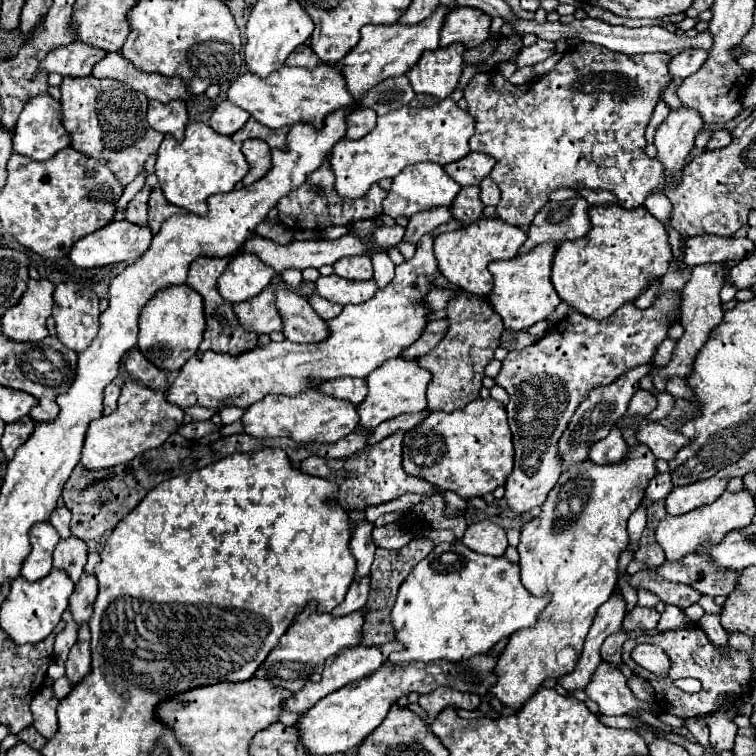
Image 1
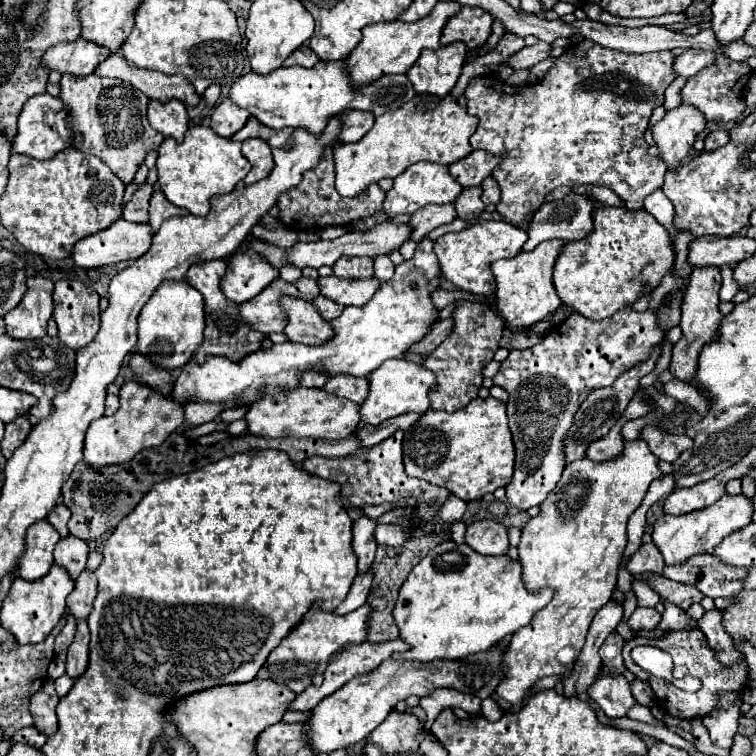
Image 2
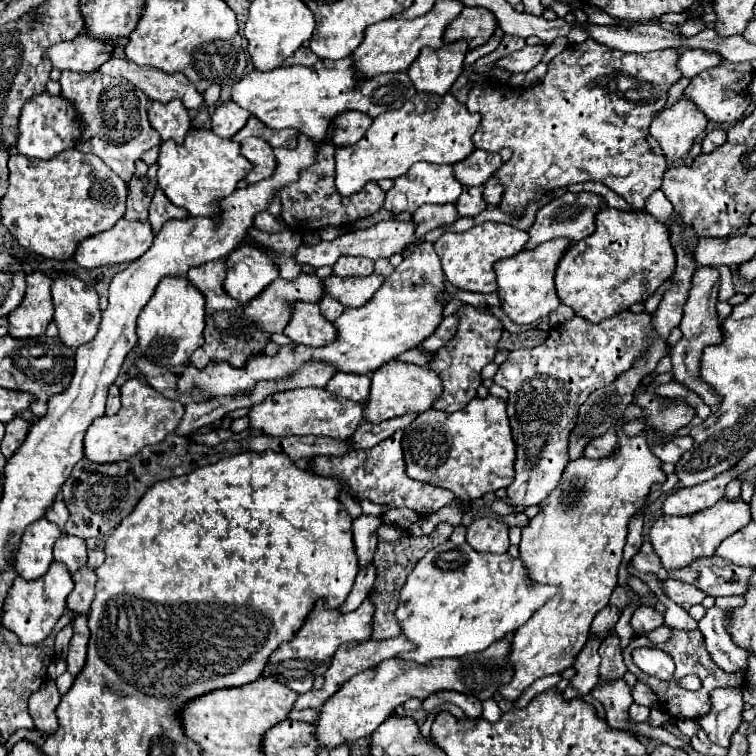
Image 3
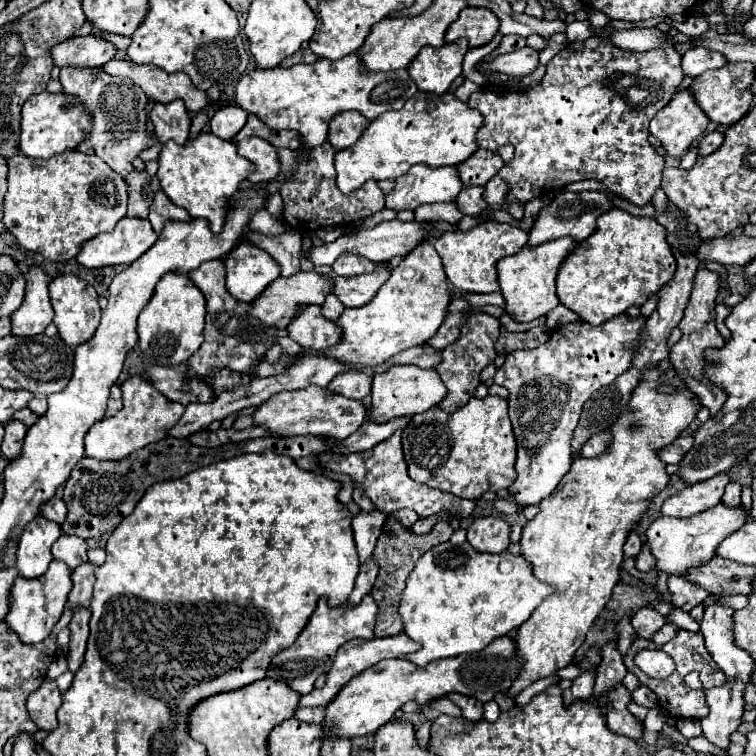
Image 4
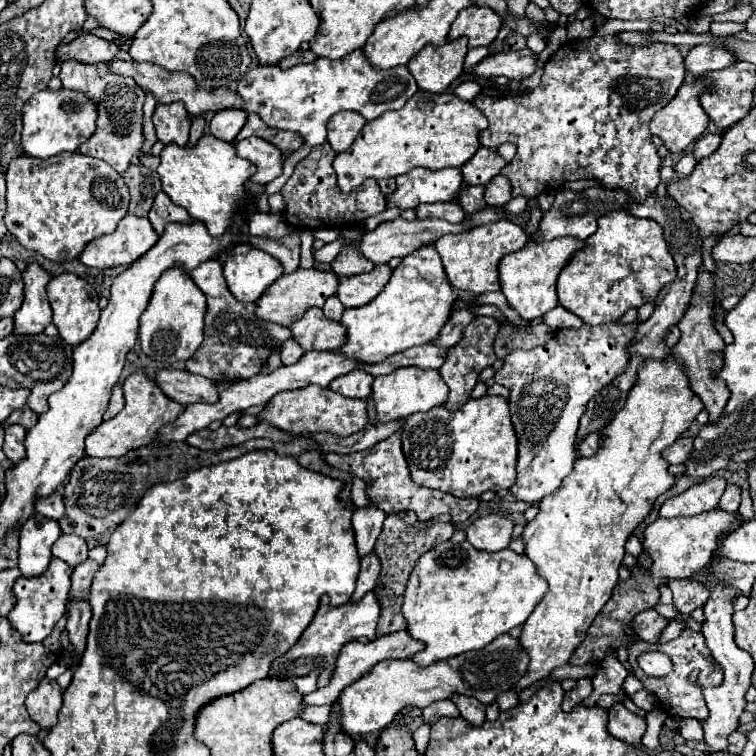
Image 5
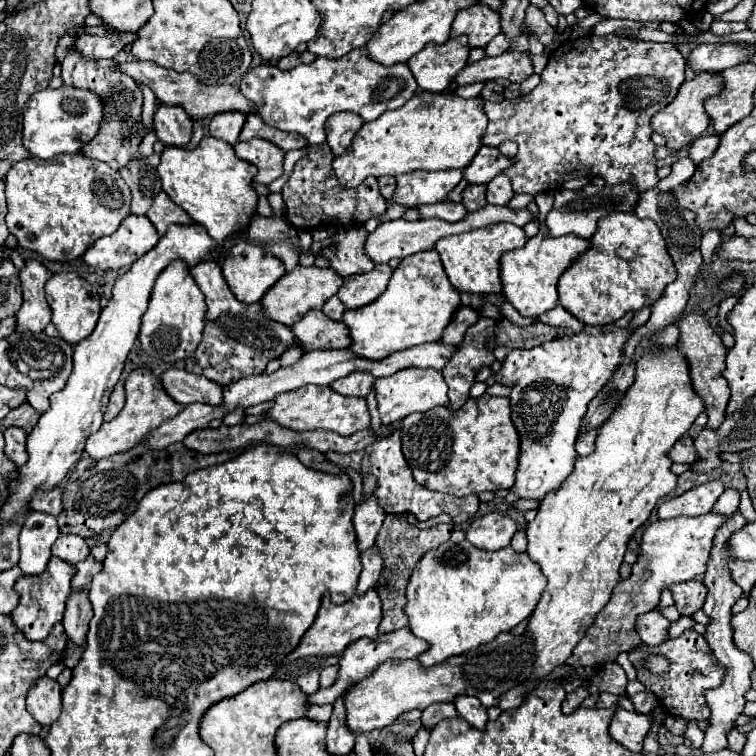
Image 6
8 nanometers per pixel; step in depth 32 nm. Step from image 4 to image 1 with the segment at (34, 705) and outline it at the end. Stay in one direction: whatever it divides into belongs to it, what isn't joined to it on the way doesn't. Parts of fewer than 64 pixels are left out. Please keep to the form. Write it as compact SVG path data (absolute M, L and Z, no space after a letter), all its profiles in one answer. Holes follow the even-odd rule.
M44 686L30 704L30 712L34 716L34 728L44 736L44 738L52 738L58 730L58 718L56 718L56 706L58 706L58 698L54 696L52 686Z

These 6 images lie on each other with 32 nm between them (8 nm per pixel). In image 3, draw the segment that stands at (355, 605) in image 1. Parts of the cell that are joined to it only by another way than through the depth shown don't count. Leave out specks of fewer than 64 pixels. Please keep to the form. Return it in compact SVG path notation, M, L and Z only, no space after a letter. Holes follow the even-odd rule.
M368 564L368 566L360 568L360 572L358 572L358 576L356 576L356 582L354 582L354 588L352 588L350 596L346 598L346 602L342 604L340 610L342 610L342 612L356 610L356 608L362 604L362 600L368 596L370 588L372 588L372 584L374 584L374 578L376 578L376 568L374 568L374 564Z

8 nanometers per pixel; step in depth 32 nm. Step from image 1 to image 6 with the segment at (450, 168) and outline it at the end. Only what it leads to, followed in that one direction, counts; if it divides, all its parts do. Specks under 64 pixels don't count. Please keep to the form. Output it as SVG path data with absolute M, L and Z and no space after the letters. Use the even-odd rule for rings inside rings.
M482 146L474 160L464 168L464 178L470 184L488 184L494 176L504 172L508 166L512 166L514 160L500 154L494 146Z

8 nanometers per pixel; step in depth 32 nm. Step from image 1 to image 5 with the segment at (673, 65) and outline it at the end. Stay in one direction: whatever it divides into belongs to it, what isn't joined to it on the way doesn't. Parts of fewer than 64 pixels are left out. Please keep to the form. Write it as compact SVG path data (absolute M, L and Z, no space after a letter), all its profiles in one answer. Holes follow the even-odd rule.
M712 44L696 46L684 58L686 70L692 72L694 76L702 76L702 74L712 72L712 70L722 70L722 68L728 68L736 62L738 60L736 60L734 52L730 52L728 48L720 48L720 46L714 48Z

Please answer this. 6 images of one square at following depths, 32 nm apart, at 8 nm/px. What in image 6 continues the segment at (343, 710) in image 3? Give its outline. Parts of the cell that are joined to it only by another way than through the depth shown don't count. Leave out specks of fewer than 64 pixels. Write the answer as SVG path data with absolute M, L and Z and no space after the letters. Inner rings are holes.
M502 632L496 640L430 668L422 666L418 660L388 660L372 676L360 680L346 692L348 728L360 734L382 730L404 712L426 710L436 702L454 702L456 696L476 696L486 708L496 706L504 692L530 678L534 660L530 638L512 632Z

